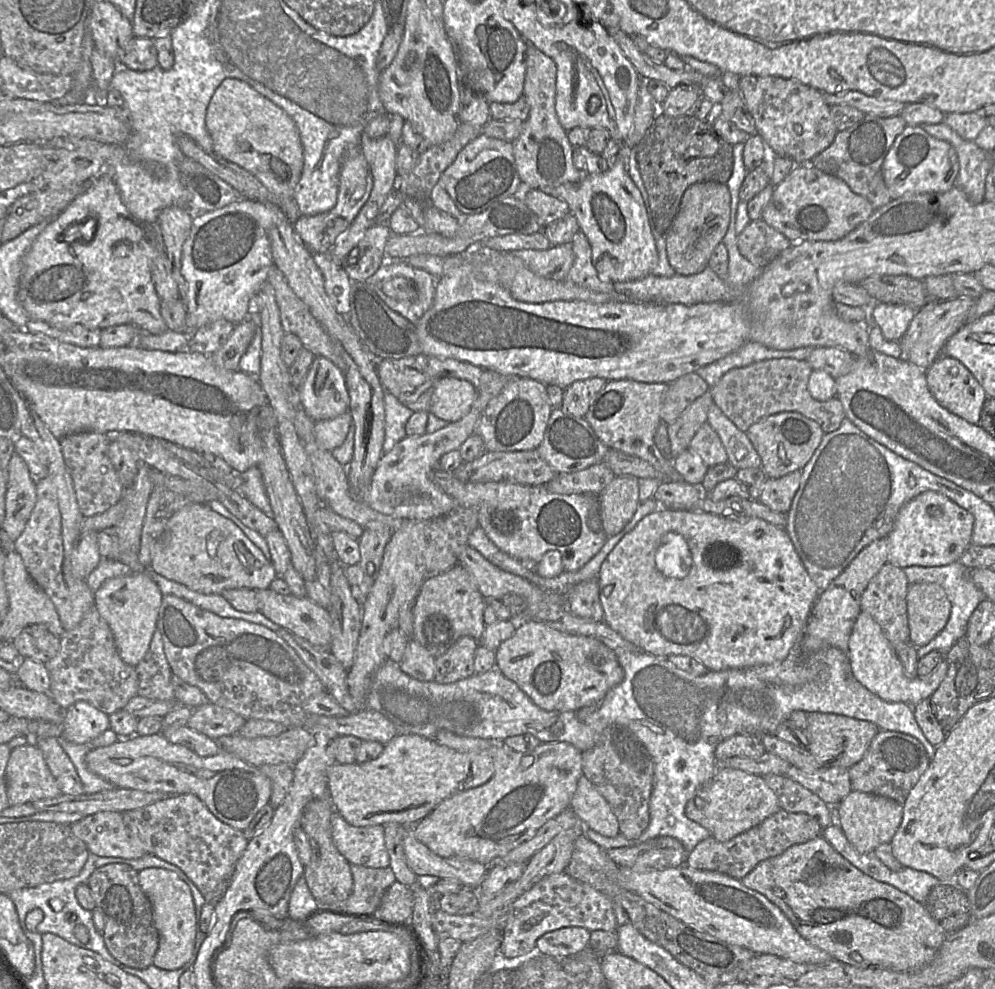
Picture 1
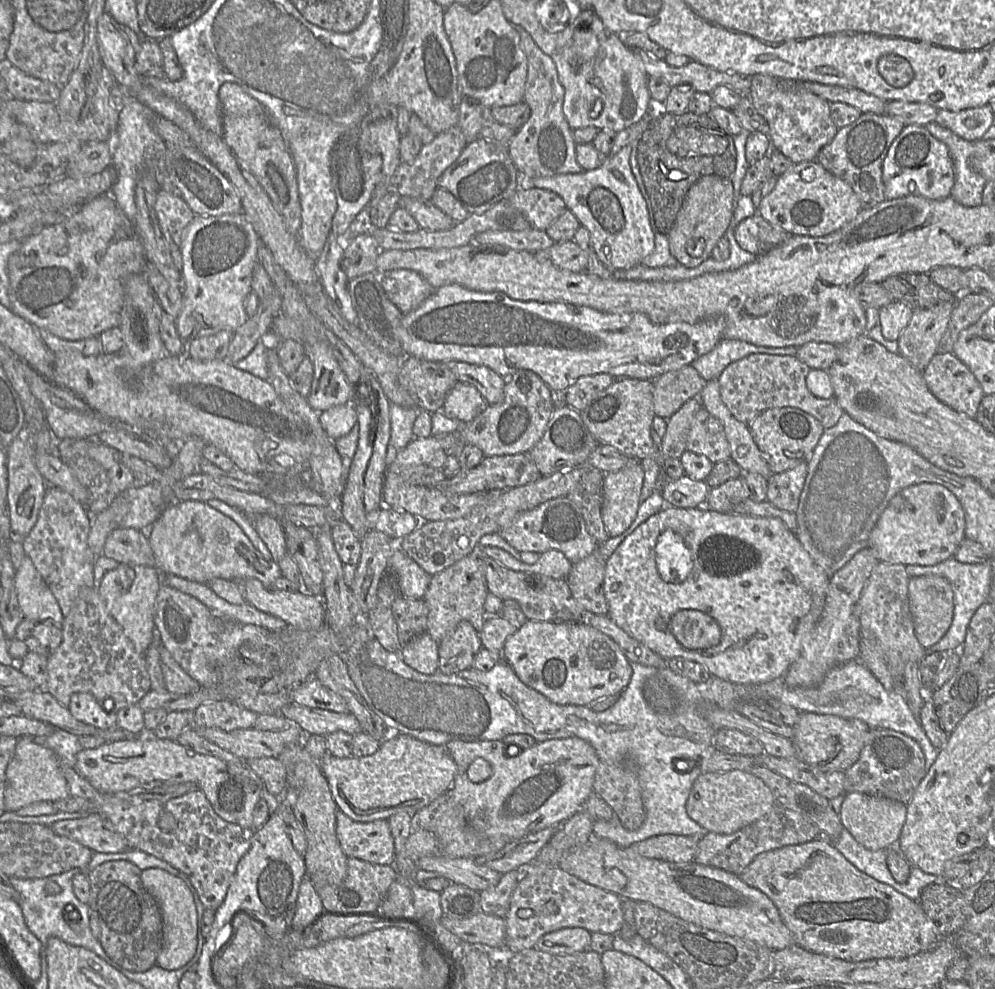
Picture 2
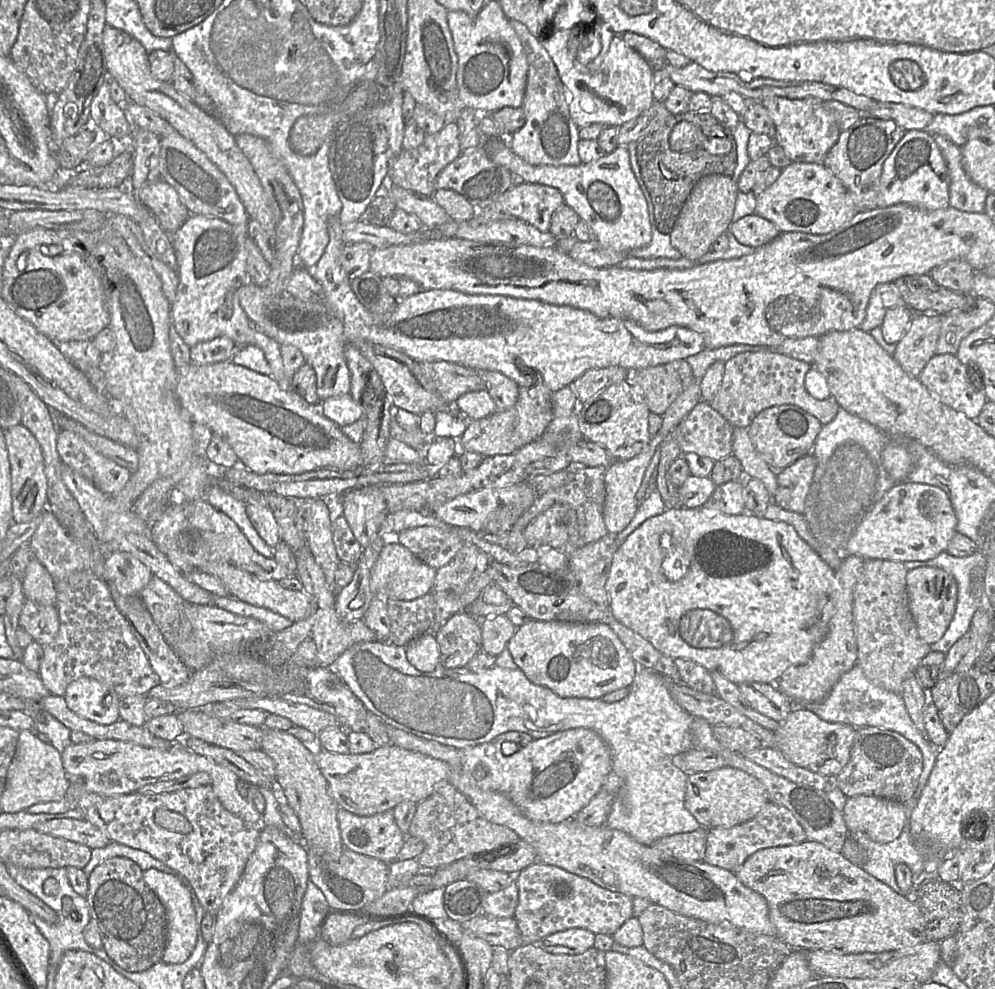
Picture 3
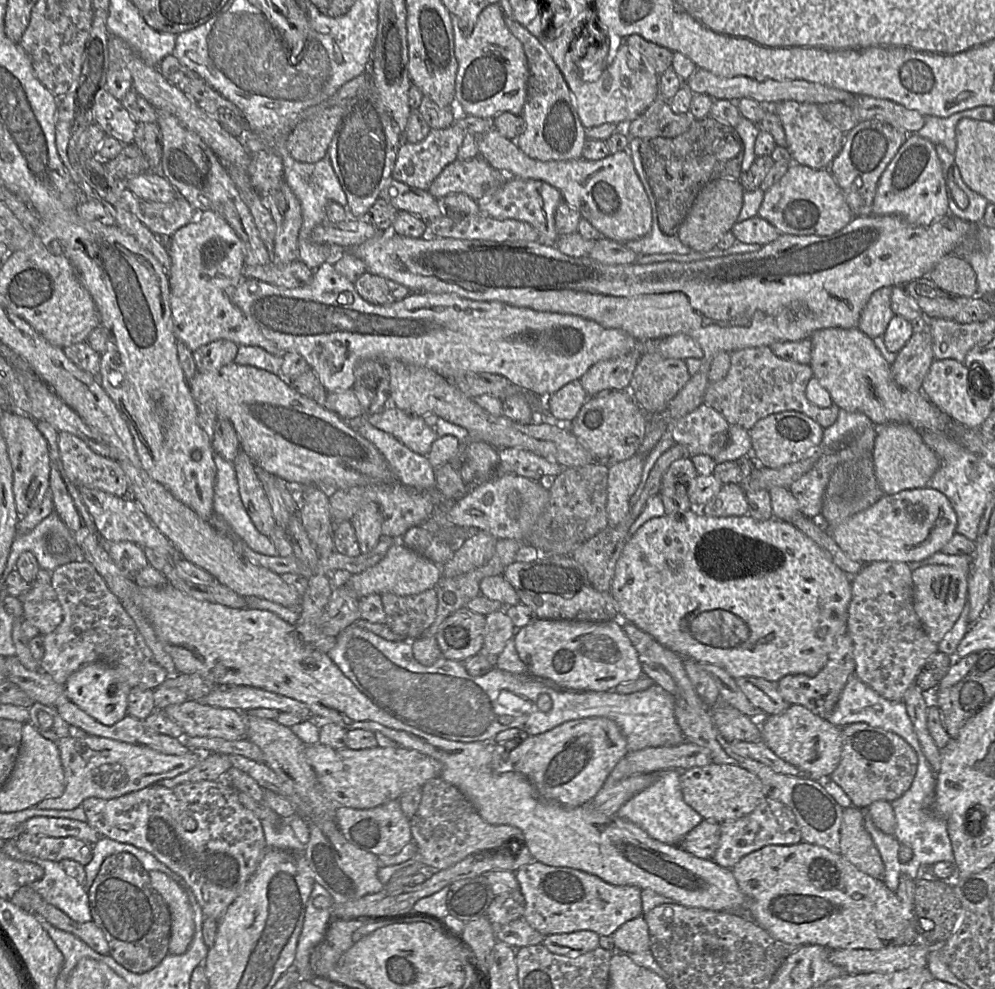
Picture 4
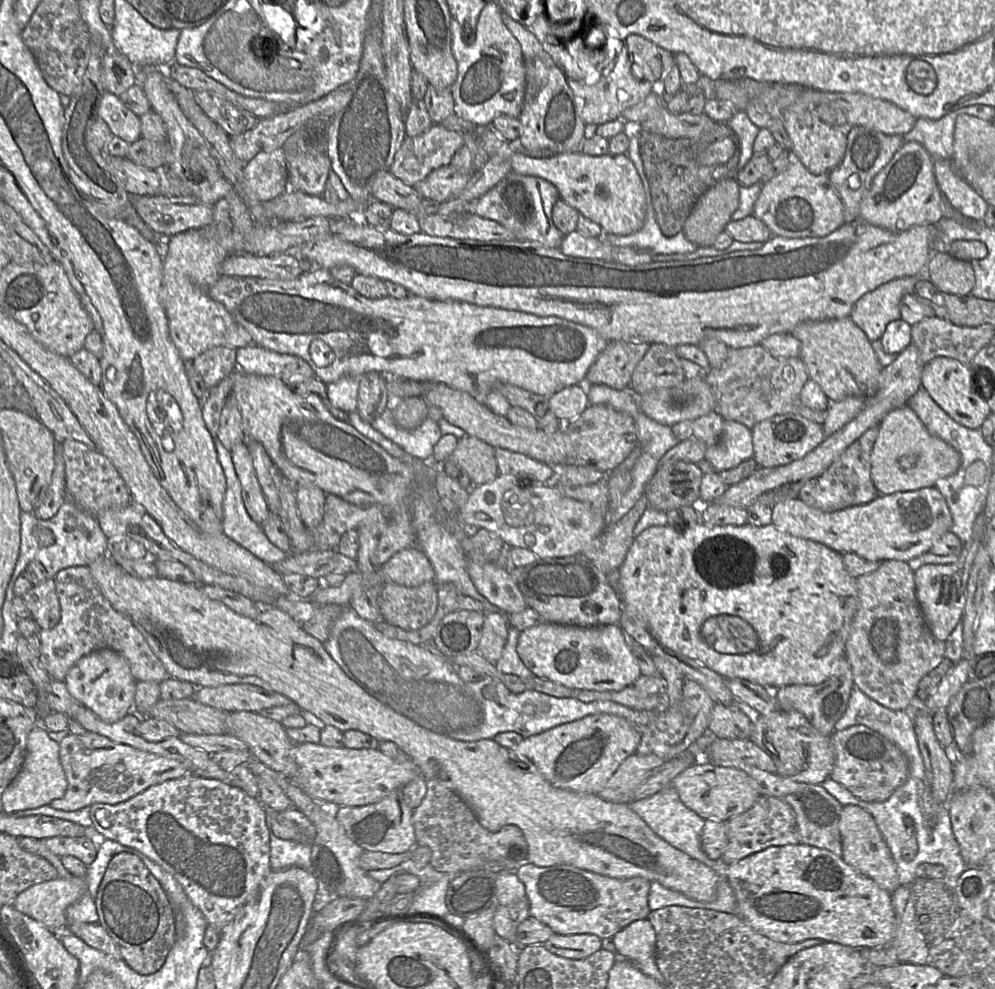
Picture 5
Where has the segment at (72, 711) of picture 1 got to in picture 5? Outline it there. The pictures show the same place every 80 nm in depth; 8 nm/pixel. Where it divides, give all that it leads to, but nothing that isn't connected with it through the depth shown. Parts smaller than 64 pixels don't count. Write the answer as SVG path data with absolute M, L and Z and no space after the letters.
M104 648L82 657L66 674L69 693L103 721L114 723L133 712L136 680L127 660L118 652Z

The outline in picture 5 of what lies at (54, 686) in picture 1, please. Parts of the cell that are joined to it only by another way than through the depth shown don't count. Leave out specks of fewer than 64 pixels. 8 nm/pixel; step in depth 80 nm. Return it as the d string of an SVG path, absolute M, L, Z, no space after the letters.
M88 566L63 569L57 573L54 581L61 606L61 619L54 628L39 631L40 663L52 679L64 682L68 671L82 657L104 648L120 653L127 660L136 682L153 681L160 684L169 676L139 630L102 595Z

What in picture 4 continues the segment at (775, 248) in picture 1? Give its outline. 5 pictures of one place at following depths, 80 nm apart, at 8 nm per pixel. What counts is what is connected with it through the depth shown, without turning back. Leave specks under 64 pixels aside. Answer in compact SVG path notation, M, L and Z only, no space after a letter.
M758 215L737 221L730 232L742 243L753 243L761 246L776 240L781 235L773 225Z

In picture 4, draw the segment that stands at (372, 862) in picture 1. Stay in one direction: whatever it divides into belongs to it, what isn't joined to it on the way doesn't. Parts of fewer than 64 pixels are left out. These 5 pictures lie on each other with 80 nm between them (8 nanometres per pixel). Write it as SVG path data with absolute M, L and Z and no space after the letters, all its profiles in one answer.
M399 799L371 809L337 807L335 817L338 827L350 843L376 856L398 854L413 840L410 819L404 815Z

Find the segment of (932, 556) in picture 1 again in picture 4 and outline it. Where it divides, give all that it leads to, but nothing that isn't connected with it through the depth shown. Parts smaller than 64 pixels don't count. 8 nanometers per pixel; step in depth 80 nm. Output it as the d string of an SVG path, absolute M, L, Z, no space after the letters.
M929 488L904 489L894 494L883 494L870 507L847 518L835 527L825 527L839 548L852 560L863 564L889 562L917 562L940 552L956 533L957 517L947 497Z

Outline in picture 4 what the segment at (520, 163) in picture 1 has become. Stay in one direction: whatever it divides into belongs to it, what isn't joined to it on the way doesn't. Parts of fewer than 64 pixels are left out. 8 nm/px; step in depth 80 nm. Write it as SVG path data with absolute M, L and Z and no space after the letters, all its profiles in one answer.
M505 16L504 20L511 33L522 43L529 68L527 97L521 113L525 121L525 130L511 141L515 141L530 158L540 161L582 158L587 129L579 119L572 91L561 71L539 40L516 21L516 16L515 18Z

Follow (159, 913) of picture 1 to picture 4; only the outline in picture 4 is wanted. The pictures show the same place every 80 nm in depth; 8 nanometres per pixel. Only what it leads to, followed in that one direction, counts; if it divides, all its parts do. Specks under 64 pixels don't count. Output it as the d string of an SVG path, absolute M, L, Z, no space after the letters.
M150 871L152 886L159 892L168 905L171 915L171 934L168 951L173 955L181 955L189 948L195 924L193 910L187 894L169 876L160 871Z

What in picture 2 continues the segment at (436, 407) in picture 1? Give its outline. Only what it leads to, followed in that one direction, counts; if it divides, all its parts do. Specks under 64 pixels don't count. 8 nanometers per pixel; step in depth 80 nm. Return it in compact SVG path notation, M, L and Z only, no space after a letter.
M458 381L446 395L442 412L461 424L467 424L473 421L487 405L476 387Z

